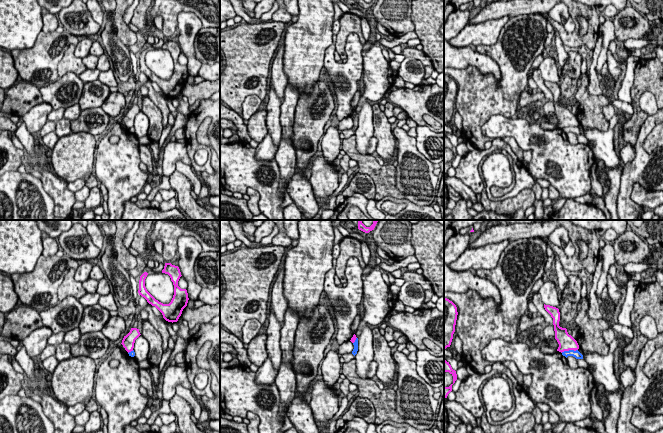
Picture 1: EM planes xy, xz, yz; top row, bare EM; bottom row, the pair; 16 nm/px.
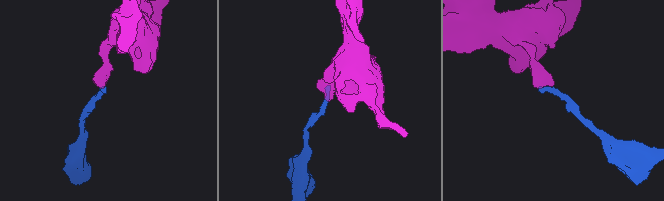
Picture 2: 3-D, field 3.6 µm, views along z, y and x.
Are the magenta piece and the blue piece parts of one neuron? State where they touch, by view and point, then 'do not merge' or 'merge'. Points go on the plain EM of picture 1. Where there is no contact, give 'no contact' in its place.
meets magenta in yz at (569, 125); do not merge

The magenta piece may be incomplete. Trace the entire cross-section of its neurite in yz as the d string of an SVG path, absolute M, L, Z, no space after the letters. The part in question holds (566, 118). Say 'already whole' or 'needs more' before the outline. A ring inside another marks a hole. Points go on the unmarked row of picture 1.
already whole; M545 80L544 84L553 94L555 115L559 120L557 127L562 129L564 127L569 127L569 126L574 126L574 127L578 126L579 121L577 117L571 111L568 110L566 104L562 104L559 102L559 97L560 97L559 85Z

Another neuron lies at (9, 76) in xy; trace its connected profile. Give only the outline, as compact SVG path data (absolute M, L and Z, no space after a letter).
M0 49L0 88L9 89L19 80L12 55Z

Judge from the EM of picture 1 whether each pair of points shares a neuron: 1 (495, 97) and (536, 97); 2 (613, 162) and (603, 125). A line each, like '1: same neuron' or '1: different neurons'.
1: different neurons
2: different neurons

